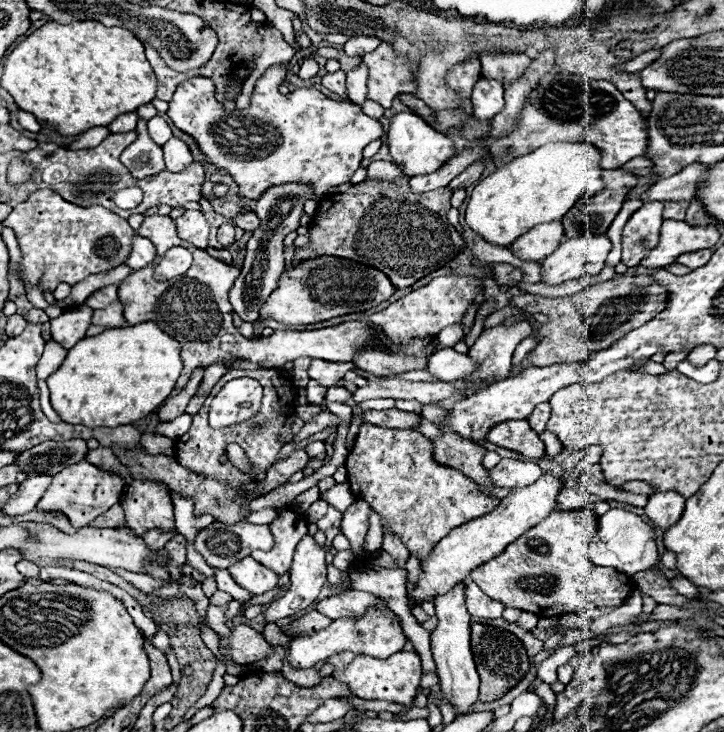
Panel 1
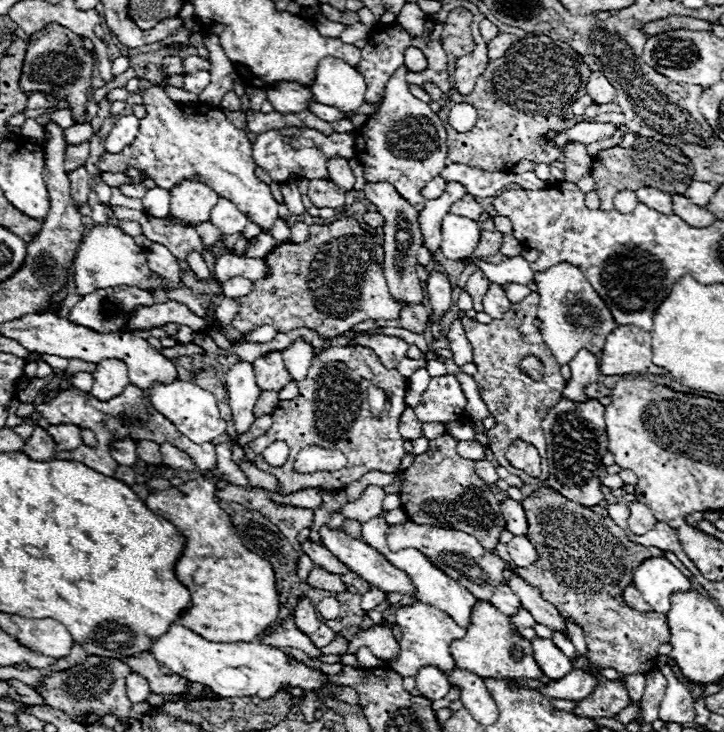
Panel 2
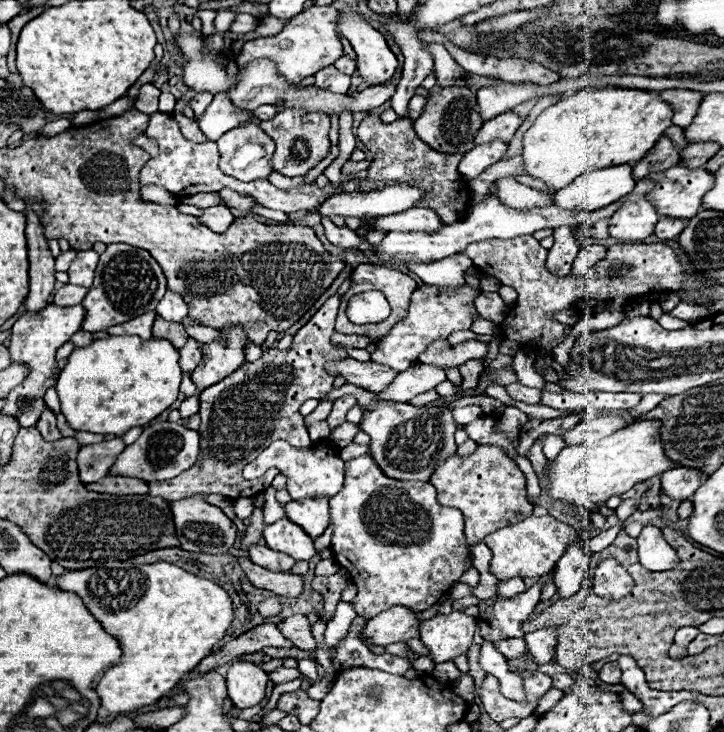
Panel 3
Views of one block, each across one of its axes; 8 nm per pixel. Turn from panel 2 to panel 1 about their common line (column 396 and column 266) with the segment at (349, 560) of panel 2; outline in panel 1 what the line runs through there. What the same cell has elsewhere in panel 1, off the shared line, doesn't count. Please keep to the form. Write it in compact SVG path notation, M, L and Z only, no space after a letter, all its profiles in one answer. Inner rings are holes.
M250 556L244 558L244 560L240 560L240 562L236 562L236 564L232 564L228 570L230 570L234 582L240 588L248 590L250 594L270 592L278 584L278 574L274 574L268 568L264 568L262 564L258 564Z

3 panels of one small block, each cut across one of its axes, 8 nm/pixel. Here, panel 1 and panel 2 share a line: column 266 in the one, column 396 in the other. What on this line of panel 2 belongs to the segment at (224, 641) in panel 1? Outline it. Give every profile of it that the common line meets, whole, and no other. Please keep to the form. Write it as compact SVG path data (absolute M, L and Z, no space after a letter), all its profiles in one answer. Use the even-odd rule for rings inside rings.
M374 626L370 630L360 632L354 640L348 642L348 654L354 654L358 648L368 646L372 650L374 656L382 658L382 660L390 660L396 658L400 654L400 646L392 636L392 630L386 626Z

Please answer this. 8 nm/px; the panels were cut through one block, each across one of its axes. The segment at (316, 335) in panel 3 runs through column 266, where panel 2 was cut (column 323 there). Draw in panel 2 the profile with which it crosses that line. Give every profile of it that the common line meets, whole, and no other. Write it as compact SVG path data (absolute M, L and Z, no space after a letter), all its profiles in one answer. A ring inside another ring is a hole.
M330 346L320 350L320 354L312 360L308 368L308 376L298 382L298 396L292 400L280 400L278 408L272 414L272 426L266 434L258 436L250 442L254 450L254 464L274 474L284 494L294 494L304 488L326 488L326 490L342 490L350 482L362 478L370 470L380 470L392 474L400 468L400 460L406 454L404 438L398 432L400 414L406 410L404 394L406 394L406 378L398 370L382 368L374 352L366 346ZM368 386L378 386L386 390L386 396L394 408L382 418L372 416L368 406ZM282 440L288 444L290 454L284 466L270 466L264 462L262 452L268 442ZM306 444L318 444L324 448L338 448L346 454L348 464L338 472L322 472L322 474L296 474L292 472L292 464L296 454L306 448Z

